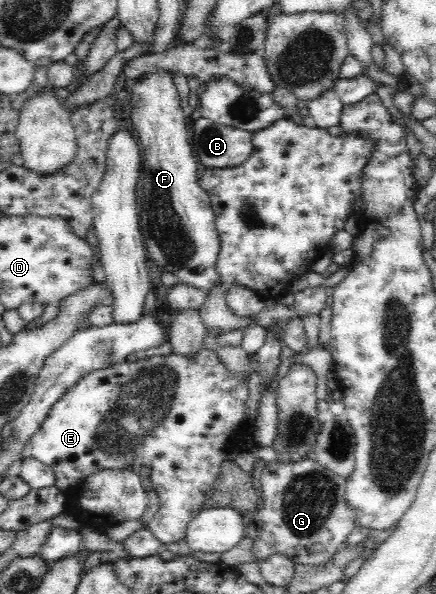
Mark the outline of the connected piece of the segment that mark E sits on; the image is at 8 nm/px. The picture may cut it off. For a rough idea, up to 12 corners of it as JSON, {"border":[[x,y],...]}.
{"border":[[204,344],[89,371],[24,453],[65,492],[150,468],[162,544],[250,450],[247,379]]}

